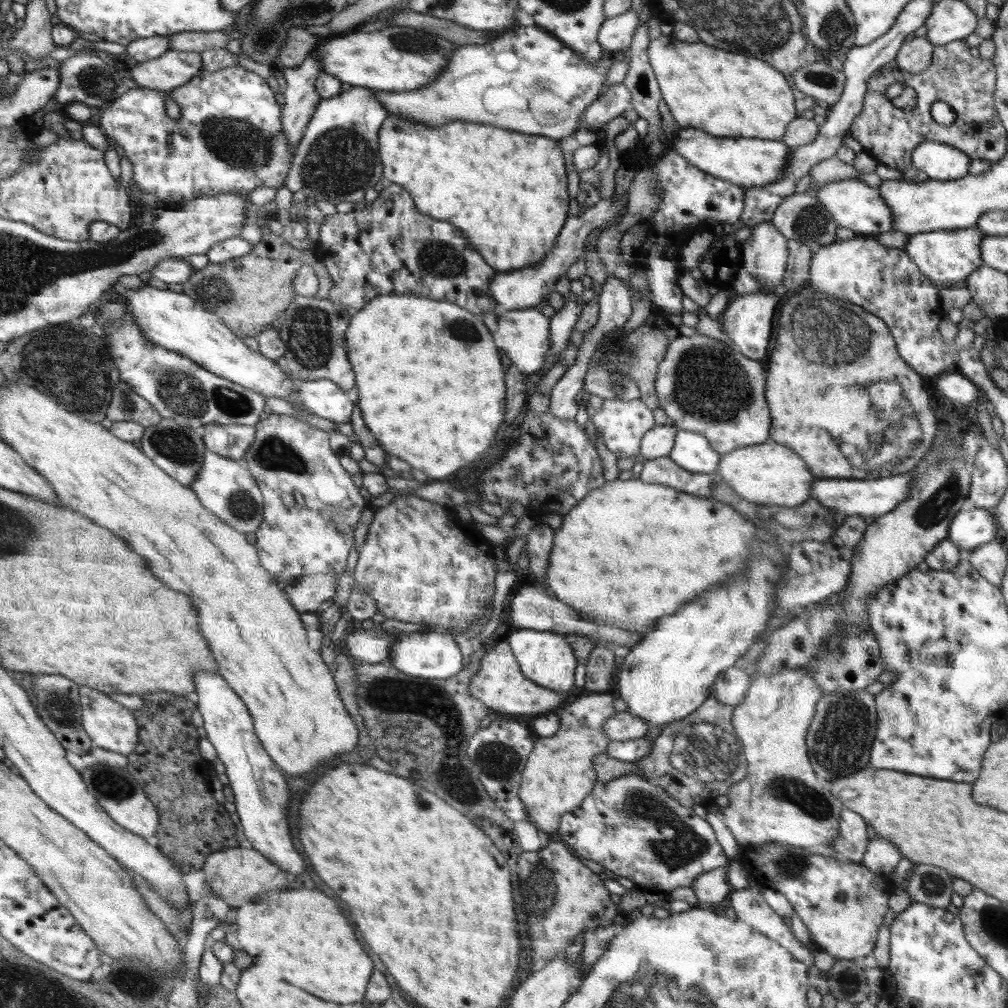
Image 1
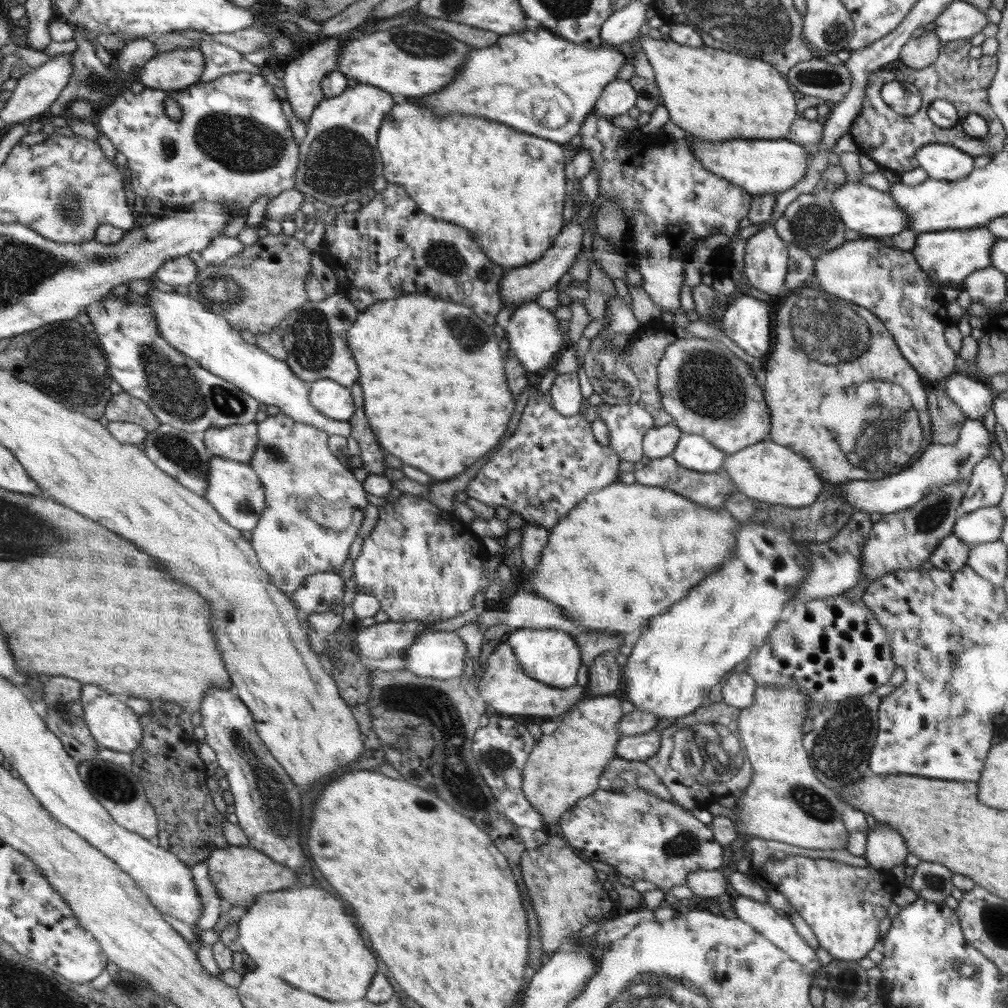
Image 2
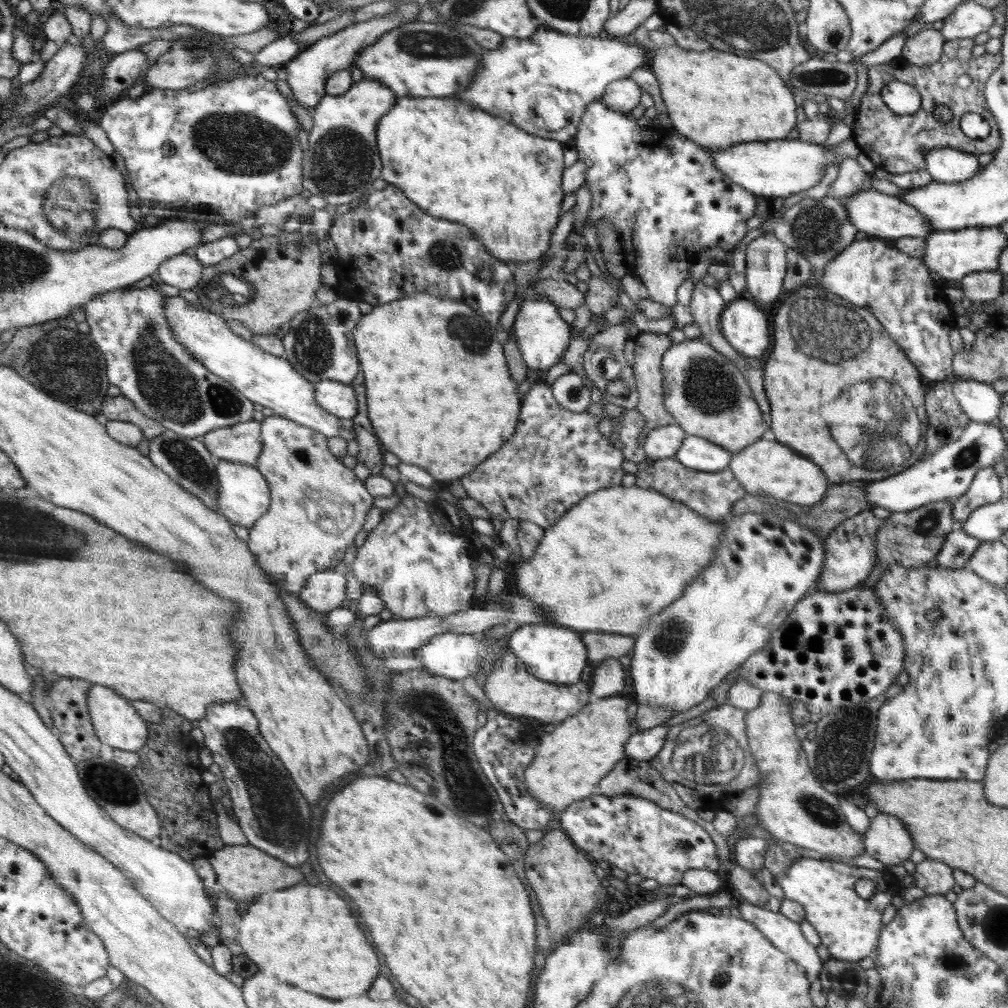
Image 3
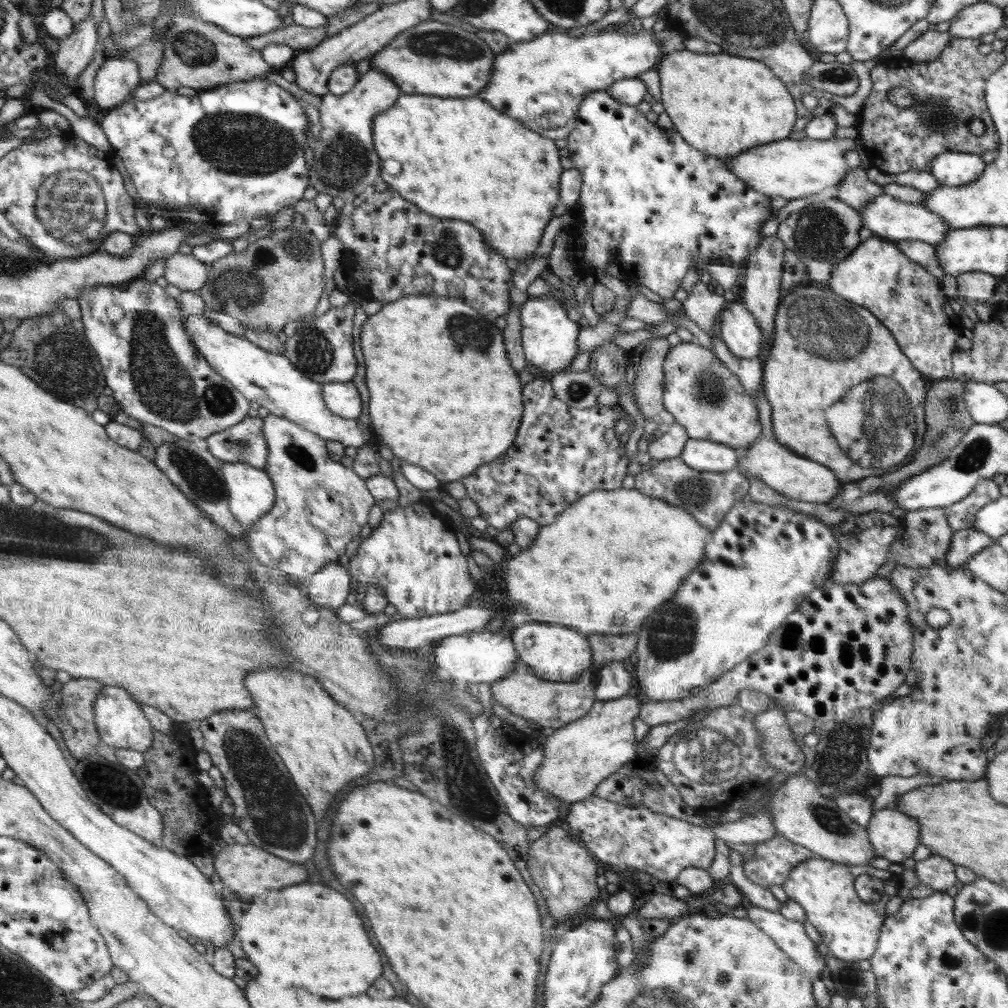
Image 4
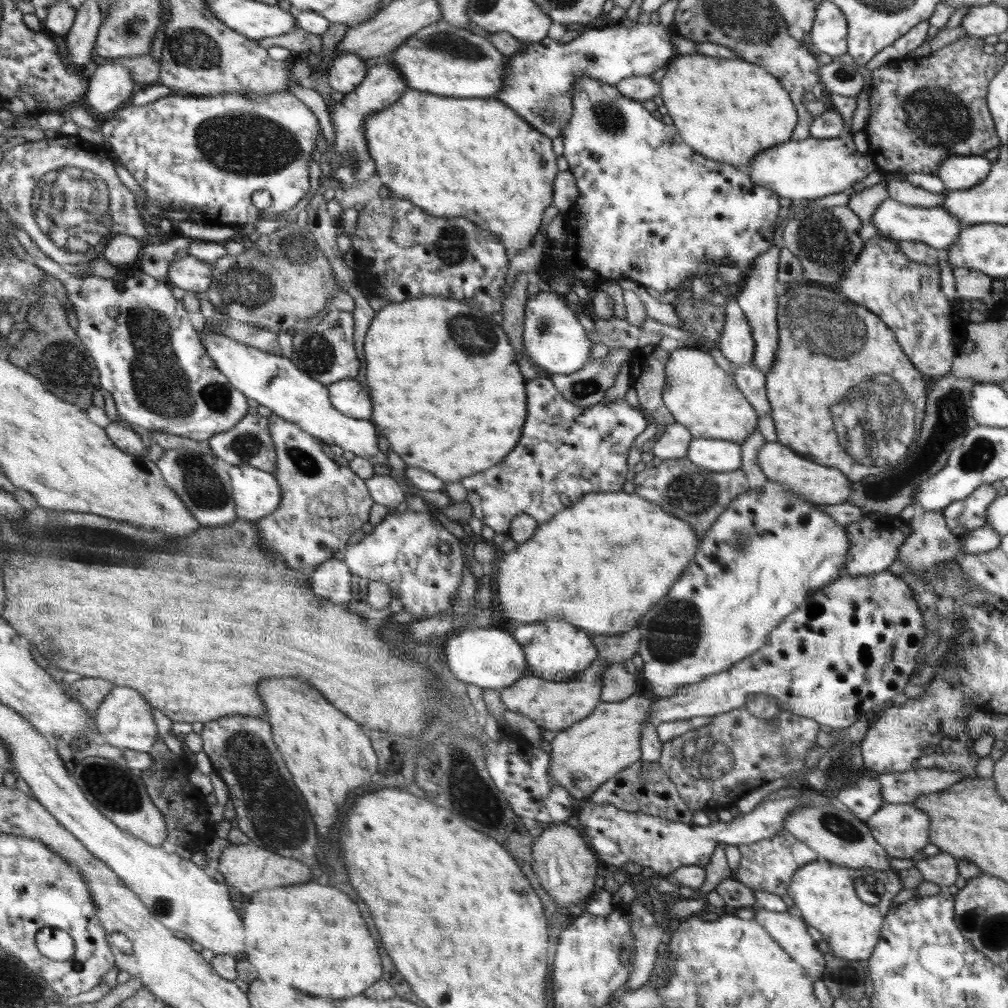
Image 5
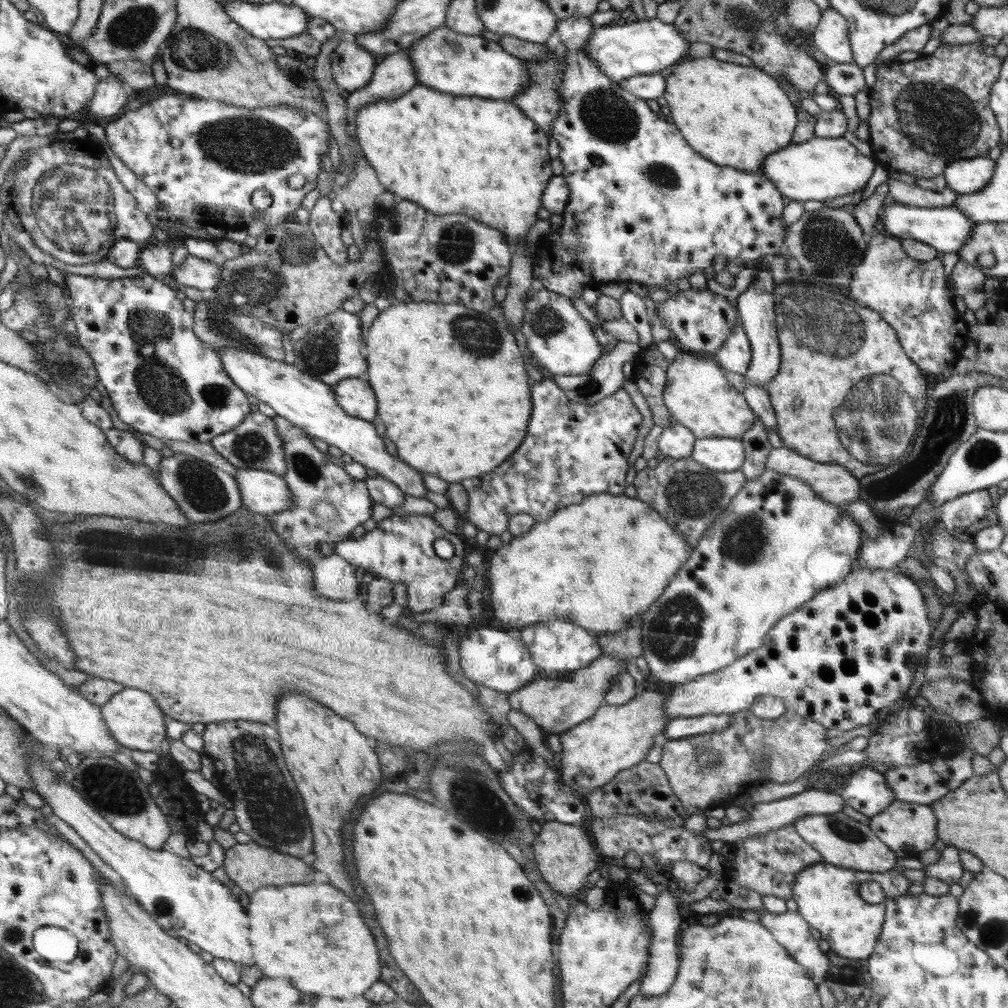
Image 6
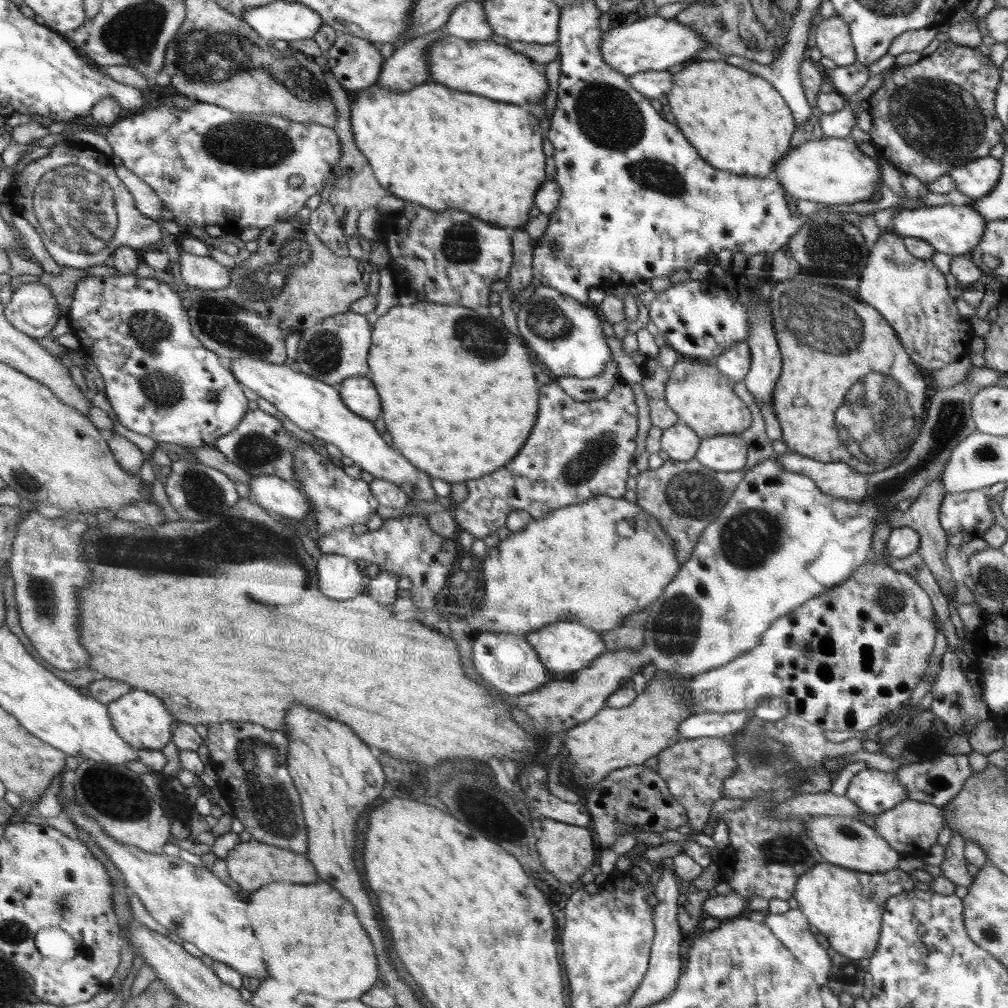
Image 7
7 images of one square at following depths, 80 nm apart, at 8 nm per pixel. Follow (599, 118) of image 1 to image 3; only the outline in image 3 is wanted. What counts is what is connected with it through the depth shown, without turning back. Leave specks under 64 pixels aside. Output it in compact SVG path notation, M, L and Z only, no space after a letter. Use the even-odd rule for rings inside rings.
M630 77L612 81L603 94L603 102L612 110L630 112L640 104L642 88Z

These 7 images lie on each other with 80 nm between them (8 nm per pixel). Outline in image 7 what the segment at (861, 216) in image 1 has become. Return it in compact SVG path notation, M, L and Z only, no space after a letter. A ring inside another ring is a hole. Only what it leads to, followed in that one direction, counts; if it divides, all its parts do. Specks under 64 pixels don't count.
M946 204L916 209L902 208L892 218L891 232L902 237L920 238L931 244L936 251L946 254L966 255L979 242L986 228L986 219L970 205Z

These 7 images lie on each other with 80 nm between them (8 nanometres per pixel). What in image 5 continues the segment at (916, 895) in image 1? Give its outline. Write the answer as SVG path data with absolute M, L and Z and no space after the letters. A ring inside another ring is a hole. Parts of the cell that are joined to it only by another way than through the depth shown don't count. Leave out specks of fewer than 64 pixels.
M940 852L935 857L919 860L915 867L922 874L923 880L933 882L946 889L958 880L957 861L949 852Z

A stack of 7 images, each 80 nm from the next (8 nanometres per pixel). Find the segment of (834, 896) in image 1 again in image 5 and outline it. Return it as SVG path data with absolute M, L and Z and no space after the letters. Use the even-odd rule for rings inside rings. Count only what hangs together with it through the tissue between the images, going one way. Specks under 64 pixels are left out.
M819 858L804 865L794 874L787 894L792 897L799 916L821 932L821 940L828 943L834 956L860 962L868 960L874 953L884 917L891 910L891 900L902 889L898 872L870 867L853 869ZM866 876L874 876L878 879L880 887L885 887L878 904L866 904L856 895L855 881Z

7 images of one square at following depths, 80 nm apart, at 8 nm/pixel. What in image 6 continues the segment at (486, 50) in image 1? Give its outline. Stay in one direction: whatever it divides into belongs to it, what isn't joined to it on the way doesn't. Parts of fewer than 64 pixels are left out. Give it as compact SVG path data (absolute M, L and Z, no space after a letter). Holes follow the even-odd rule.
M658 18L645 19L643 22L621 24L615 21L612 24L596 28L596 34L591 35L587 42L586 55L596 64L608 78L620 82L637 74L654 74L669 66L681 63L689 58L689 44L674 24L667 24ZM546 52L540 60L526 60L528 64L528 74L531 83L521 93L518 93L513 102L523 110L534 123L539 124L544 133L552 133L552 127L555 127L556 119L559 118L563 110L563 96L561 95L561 84L563 84L563 74L566 69L566 59L556 58L554 52Z

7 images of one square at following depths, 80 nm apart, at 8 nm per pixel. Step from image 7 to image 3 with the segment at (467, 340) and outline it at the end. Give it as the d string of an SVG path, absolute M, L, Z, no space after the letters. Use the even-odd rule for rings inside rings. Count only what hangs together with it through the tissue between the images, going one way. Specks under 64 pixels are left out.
M413 293L410 296L375 306L372 311L359 320L354 330L355 346L358 347L360 362L364 362L364 378L366 378L366 398L368 398L368 416L374 426L374 432L382 446L396 454L402 462L412 462L428 468L428 472L436 481L453 482L473 473L480 462L496 452L506 440L514 434L520 414L520 396L516 390L516 382L508 374L507 356L502 352L502 344L496 338L492 326L484 320L479 311L472 310L467 303L446 297L436 297L428 293Z

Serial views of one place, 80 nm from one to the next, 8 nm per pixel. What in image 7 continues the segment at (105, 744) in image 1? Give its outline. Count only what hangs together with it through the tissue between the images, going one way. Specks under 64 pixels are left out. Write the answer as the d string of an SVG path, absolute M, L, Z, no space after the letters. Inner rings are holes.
M132 689L130 693L106 704L115 729L127 740L128 744L136 749L160 750L170 738L170 724L174 722L174 714L171 714L166 703L147 690Z

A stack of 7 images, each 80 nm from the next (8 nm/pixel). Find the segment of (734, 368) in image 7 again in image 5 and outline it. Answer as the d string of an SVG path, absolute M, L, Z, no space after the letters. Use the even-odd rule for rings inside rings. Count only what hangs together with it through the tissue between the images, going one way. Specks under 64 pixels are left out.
M730 292L725 294L727 296L725 306L728 306L726 326L718 342L718 348L736 366L748 365L755 358L755 337L747 315L739 304L736 304L736 295Z

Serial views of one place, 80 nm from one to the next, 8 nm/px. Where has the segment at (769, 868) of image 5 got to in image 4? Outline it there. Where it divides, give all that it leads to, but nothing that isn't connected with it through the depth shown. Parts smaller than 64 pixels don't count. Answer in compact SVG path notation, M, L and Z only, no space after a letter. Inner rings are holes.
M783 836L755 844L755 855L743 863L744 874L760 886L782 886L791 870L801 862L814 858L814 853Z

